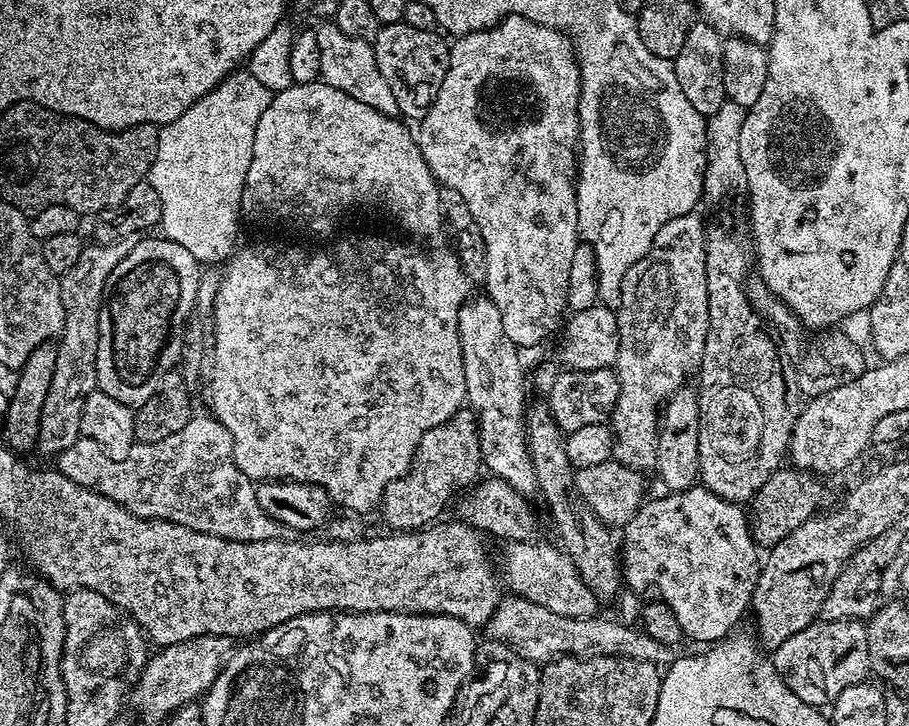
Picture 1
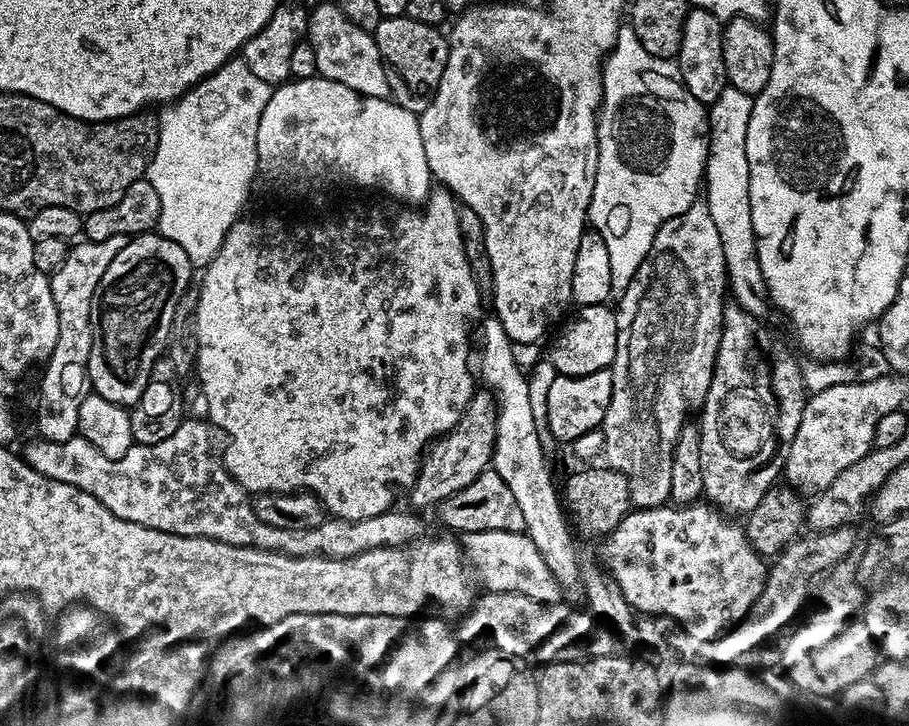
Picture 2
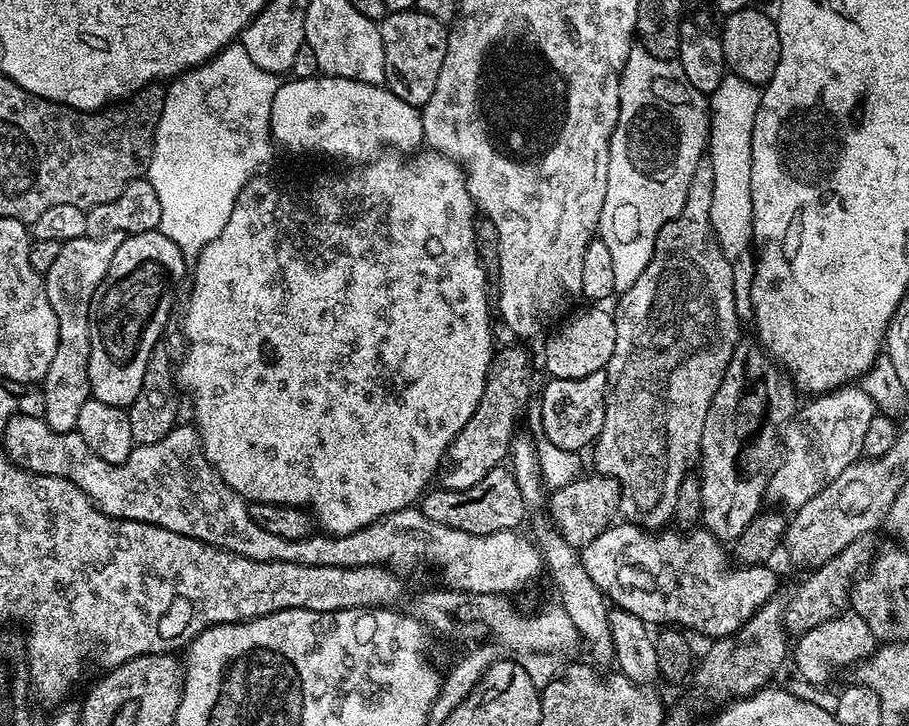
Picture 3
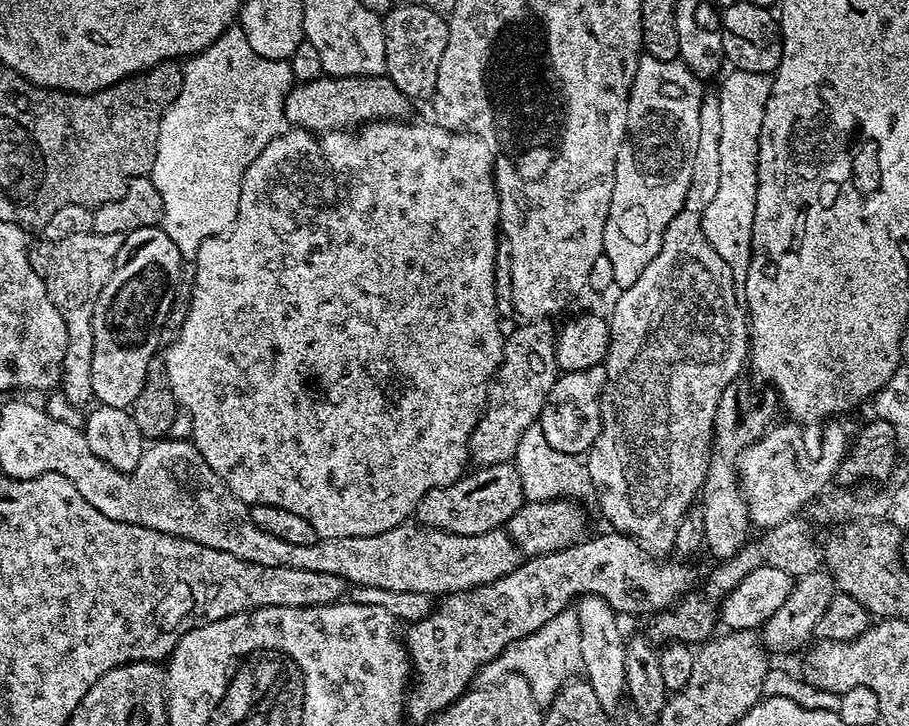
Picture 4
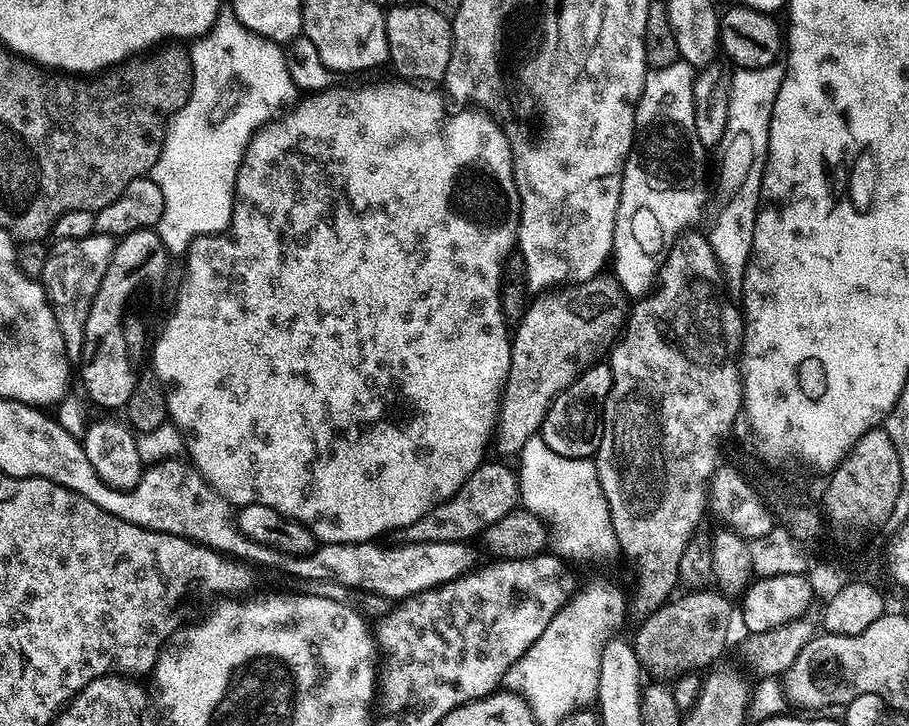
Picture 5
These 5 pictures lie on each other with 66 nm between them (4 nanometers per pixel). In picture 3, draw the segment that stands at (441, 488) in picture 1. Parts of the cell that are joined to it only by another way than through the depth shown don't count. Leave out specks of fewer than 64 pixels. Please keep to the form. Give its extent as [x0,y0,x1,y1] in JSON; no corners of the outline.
[442,348,532,490]

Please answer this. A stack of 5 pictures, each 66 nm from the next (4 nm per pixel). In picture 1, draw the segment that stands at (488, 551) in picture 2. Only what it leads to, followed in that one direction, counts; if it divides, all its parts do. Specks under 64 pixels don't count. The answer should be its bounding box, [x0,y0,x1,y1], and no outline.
[502,540,598,618]

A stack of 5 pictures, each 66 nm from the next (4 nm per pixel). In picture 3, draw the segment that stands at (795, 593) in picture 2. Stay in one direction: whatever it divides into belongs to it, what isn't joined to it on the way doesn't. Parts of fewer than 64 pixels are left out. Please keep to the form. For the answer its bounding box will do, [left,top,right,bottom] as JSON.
[694,598,790,702]

